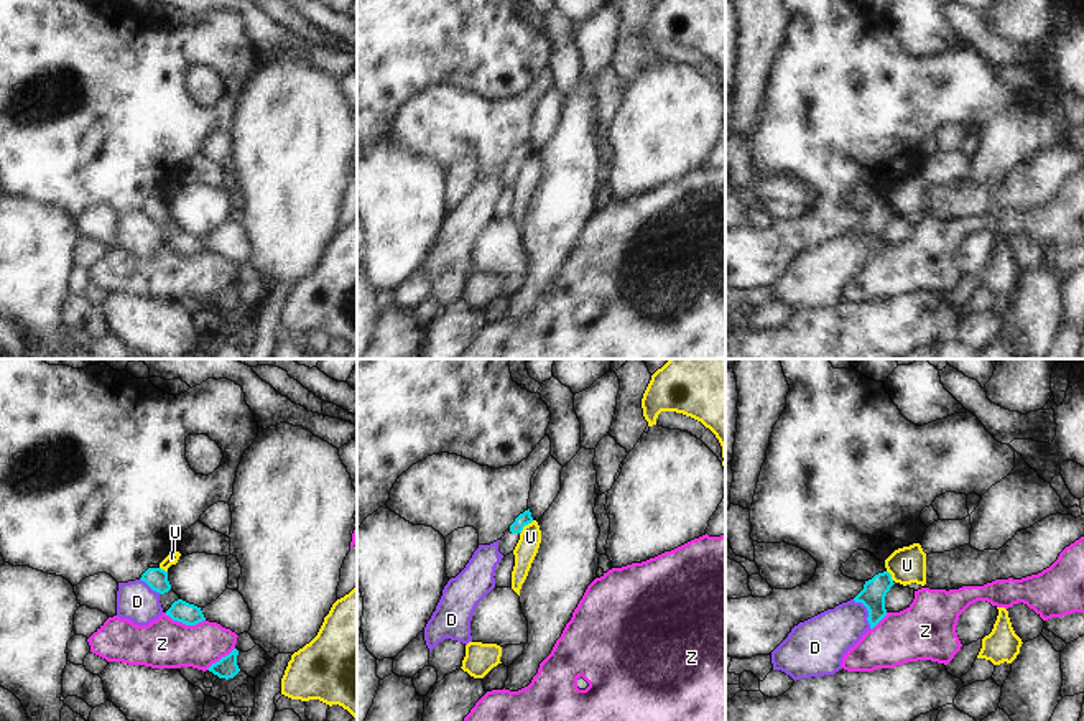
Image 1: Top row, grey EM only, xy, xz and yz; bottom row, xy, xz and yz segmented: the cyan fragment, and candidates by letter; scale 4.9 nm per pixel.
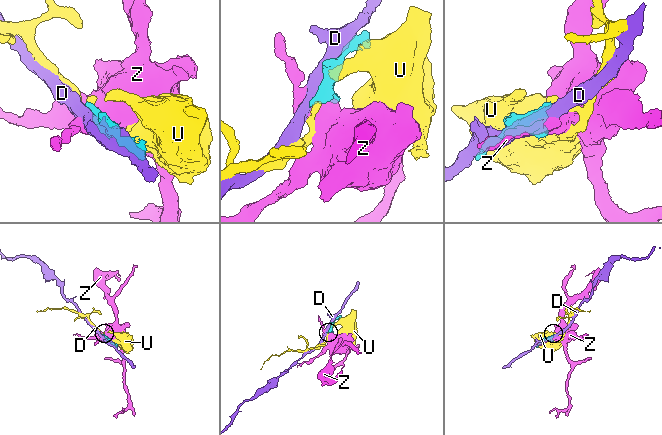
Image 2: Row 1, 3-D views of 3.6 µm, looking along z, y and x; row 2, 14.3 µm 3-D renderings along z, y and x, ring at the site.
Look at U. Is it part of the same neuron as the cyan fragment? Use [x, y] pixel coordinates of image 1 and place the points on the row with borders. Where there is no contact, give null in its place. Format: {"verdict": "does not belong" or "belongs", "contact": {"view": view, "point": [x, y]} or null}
{"verdict": "does not belong", "contact": {"view": "xz", "point": [525, 524]}}

